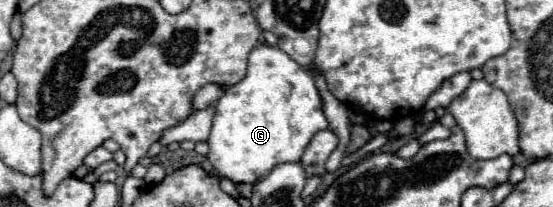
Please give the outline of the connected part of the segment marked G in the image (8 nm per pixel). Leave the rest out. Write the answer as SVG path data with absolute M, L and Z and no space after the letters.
M263 44L251 50L249 54L247 78L227 88L215 104L215 118L211 126L211 136L207 140L209 144L207 160L211 162L217 176L225 176L235 184L241 184L241 182L253 184L263 176L267 176L273 170L273 166L279 162L299 162L311 136L325 128L327 128L327 118L323 114L321 94L315 86L311 72L303 70L303 66L299 66L283 50Z

